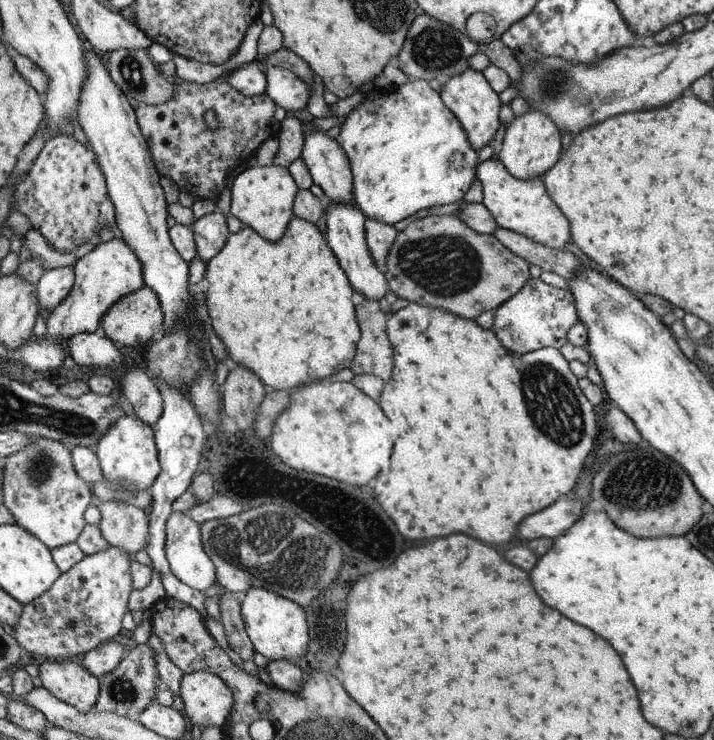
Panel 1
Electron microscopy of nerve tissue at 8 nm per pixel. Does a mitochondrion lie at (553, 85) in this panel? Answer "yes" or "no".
yes

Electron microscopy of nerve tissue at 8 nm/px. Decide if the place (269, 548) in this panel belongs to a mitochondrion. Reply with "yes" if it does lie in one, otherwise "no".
yes

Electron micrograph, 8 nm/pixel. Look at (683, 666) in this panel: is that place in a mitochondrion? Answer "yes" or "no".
no

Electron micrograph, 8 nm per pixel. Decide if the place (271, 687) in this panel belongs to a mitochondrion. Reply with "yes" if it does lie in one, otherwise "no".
no

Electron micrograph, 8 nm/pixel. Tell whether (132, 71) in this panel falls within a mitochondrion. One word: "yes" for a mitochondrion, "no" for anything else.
yes

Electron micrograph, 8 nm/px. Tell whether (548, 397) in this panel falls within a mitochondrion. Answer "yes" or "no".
yes

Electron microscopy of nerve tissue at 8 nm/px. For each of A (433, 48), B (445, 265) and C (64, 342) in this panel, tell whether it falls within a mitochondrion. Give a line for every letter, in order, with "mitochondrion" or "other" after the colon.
A: mitochondrion
B: mitochondrion
C: other

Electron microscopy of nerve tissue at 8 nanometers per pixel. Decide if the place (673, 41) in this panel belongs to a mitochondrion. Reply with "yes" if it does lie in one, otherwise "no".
no

